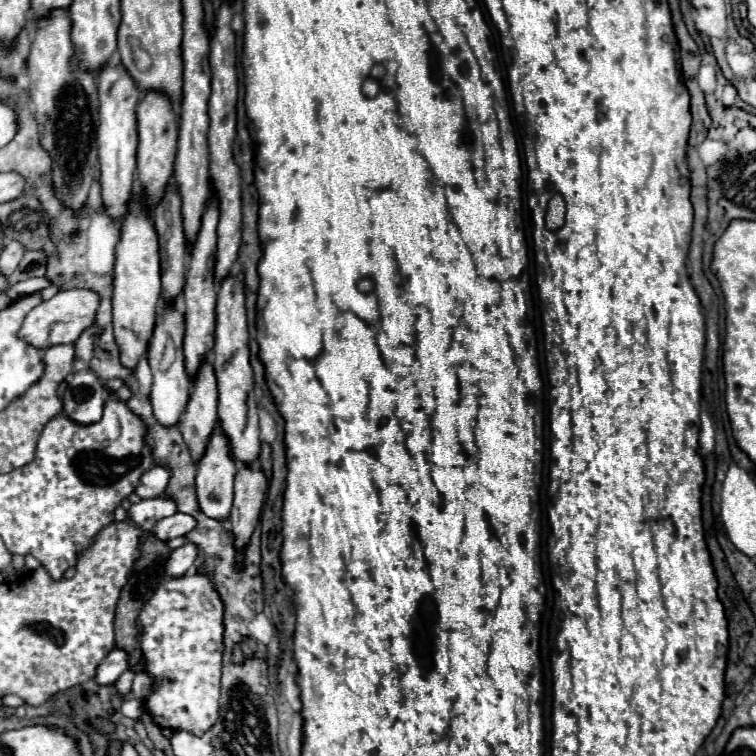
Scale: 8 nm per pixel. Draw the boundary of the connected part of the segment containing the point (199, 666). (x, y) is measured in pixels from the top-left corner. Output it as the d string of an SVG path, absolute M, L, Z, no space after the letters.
M190 570L182 578L162 580L150 602L138 614L140 650L144 672L156 680L156 688L144 700L144 708L160 728L206 734L218 720L222 650L224 650L224 604L208 574Z

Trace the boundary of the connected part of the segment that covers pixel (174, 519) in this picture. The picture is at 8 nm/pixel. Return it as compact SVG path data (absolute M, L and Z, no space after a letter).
M176 512L174 516L168 516L168 518L162 518L160 522L156 522L152 534L162 540L162 542L168 542L176 536L184 536L188 534L192 528L196 526L196 520L188 514L182 514L182 512Z

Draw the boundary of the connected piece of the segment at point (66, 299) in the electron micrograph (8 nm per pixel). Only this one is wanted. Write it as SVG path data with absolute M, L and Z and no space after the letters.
M78 288L60 290L56 296L40 302L36 308L28 312L28 316L20 326L20 340L28 342L30 346L36 346L38 350L44 350L56 344L74 344L78 336L88 326L94 324L94 314L98 310L98 304L100 304L100 298L92 290L78 290Z

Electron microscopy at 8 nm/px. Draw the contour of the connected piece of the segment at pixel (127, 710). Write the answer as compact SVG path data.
M124 700L122 704L122 714L128 716L128 718L140 718L140 712L142 712L142 704L140 700Z

